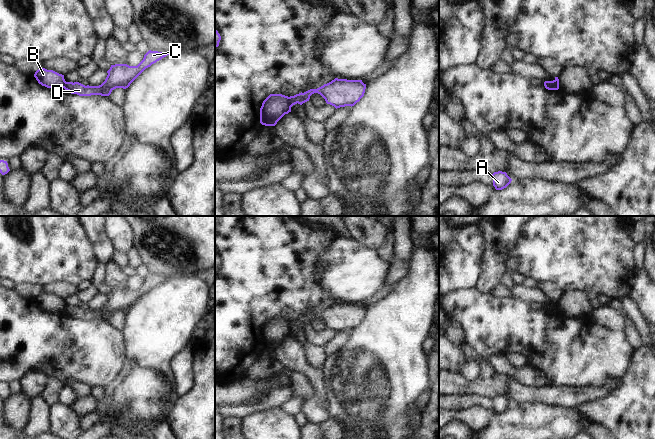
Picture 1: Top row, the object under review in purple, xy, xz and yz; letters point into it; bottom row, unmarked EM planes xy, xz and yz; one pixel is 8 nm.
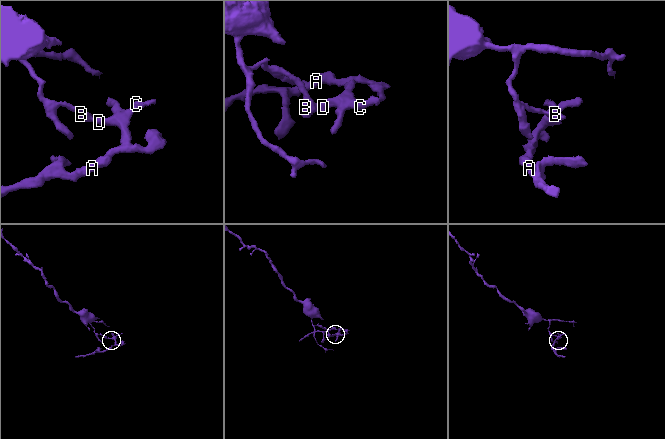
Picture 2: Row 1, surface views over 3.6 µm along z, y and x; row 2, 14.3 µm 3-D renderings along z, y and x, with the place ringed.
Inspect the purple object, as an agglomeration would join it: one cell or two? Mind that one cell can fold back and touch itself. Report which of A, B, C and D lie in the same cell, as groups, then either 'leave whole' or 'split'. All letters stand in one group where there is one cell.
A C D / B | split

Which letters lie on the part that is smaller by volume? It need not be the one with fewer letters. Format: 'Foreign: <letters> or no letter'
Foreign: A, C, D

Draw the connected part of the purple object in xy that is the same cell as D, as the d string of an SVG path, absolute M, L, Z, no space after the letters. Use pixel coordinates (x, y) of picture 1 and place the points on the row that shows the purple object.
M149 50L137 66L127 64L111 65L105 81L99 86L85 86L79 82L66 82L64 89L79 96L109 96L116 88L126 89L148 67L169 54Z

